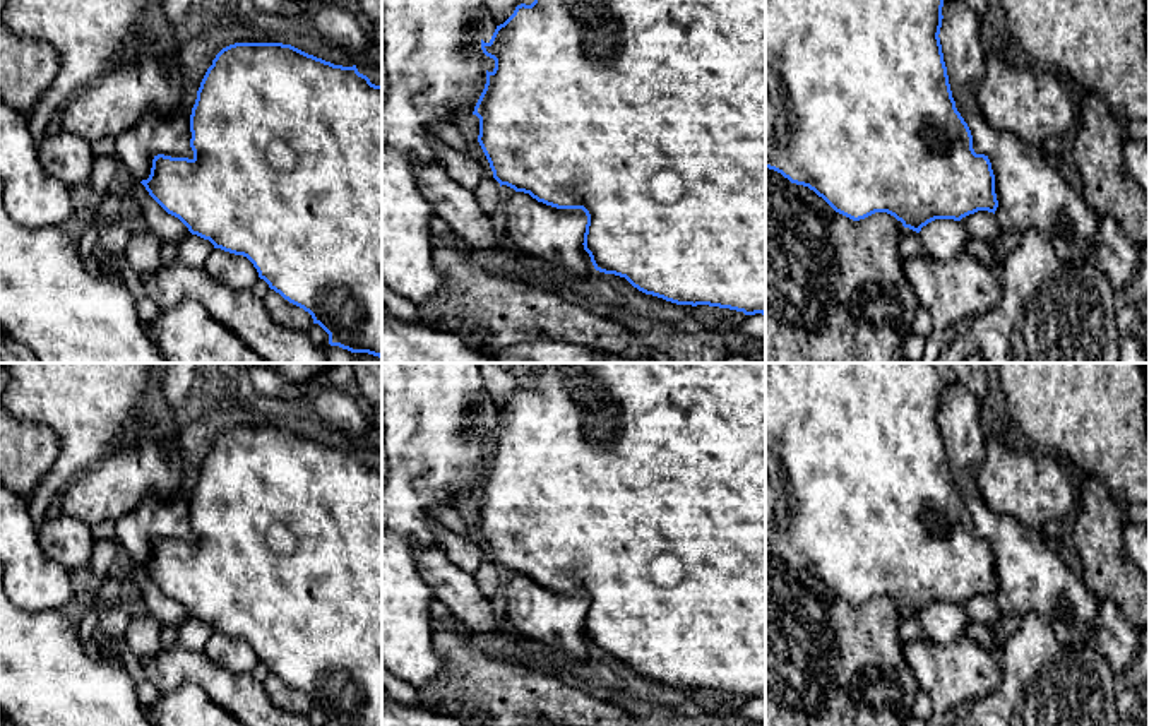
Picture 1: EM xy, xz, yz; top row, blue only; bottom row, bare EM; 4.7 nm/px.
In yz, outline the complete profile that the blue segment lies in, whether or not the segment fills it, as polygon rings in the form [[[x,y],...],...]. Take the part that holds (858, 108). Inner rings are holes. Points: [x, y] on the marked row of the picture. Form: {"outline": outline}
{"outline": [[[765,0],[765,168],[791,183],[808,187],[836,212],[860,221],[887,212],[916,233],[935,219],[954,219],[998,207],[995,175],[988,156],[976,154],[973,135],[956,108],[940,45],[944,0]]]}

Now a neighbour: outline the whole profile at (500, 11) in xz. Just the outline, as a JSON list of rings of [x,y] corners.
[[[483,0],[497,26],[503,24],[514,14],[517,5],[531,5],[533,2],[534,0]]]

